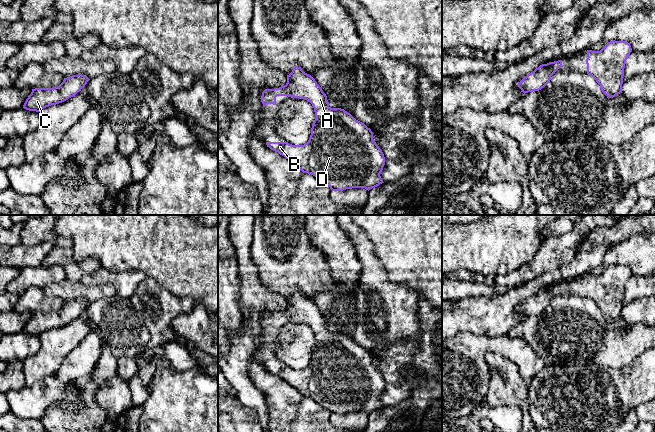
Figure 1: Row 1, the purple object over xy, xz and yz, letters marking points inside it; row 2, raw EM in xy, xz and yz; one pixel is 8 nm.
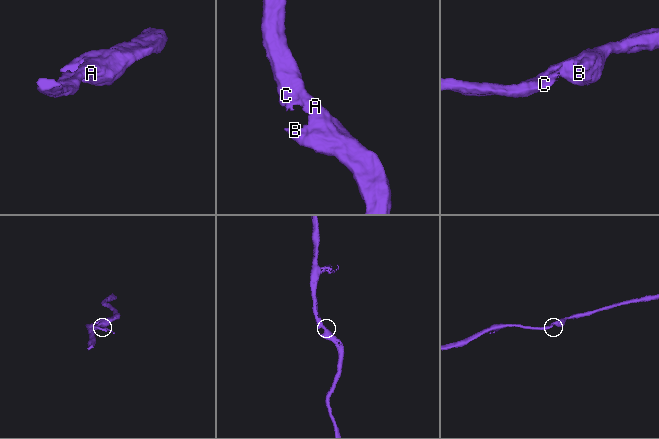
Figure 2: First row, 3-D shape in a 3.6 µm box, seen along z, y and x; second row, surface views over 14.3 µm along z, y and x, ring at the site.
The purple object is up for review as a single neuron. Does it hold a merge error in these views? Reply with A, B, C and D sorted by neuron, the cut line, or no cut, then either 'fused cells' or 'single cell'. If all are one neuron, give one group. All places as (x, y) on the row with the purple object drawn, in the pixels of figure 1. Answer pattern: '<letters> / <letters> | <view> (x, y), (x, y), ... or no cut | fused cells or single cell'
A B C D | no cut | single cell

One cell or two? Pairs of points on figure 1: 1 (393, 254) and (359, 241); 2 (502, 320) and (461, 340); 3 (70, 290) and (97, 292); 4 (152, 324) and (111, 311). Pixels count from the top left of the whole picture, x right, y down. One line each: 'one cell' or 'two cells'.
1: two cells
2: two cells
3: one cell
4: two cells

